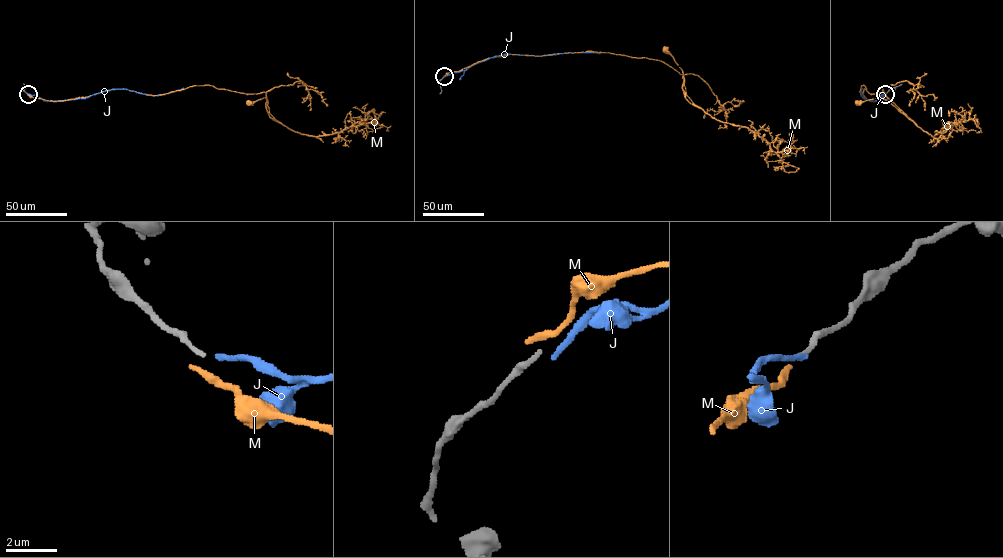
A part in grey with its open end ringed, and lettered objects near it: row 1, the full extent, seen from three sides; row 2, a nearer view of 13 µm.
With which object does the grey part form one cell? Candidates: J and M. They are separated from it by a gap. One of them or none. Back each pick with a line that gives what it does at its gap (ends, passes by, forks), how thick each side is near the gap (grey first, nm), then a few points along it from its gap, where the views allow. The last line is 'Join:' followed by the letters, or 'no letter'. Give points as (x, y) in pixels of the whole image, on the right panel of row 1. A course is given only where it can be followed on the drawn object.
Join: no letter

